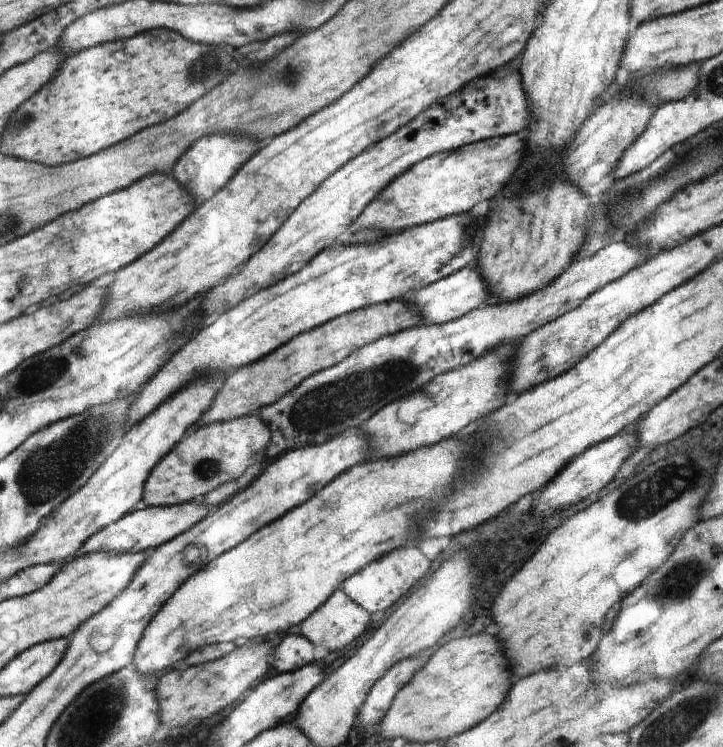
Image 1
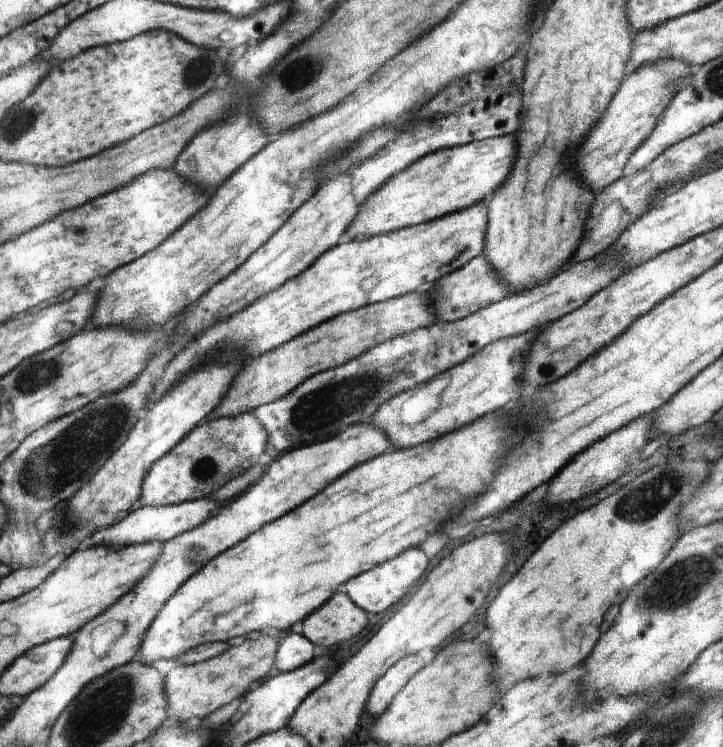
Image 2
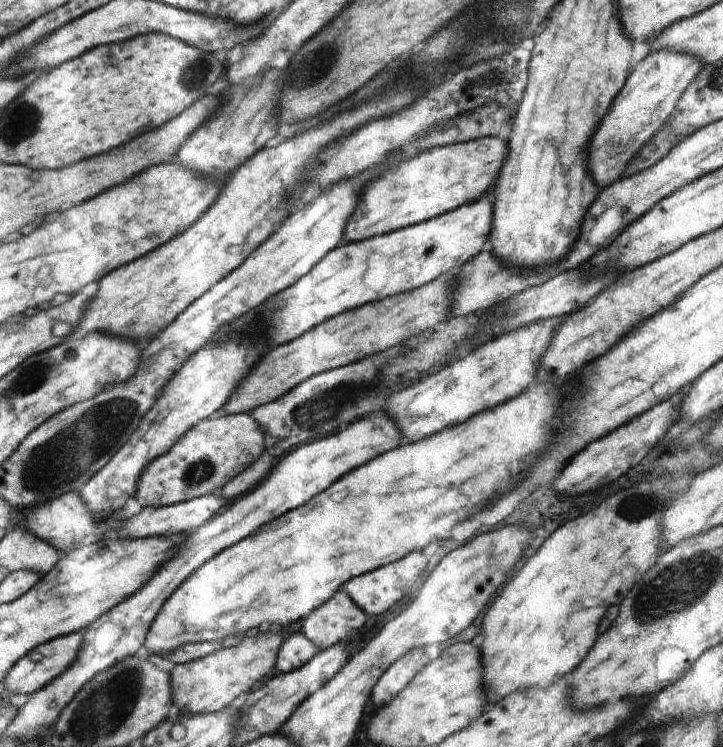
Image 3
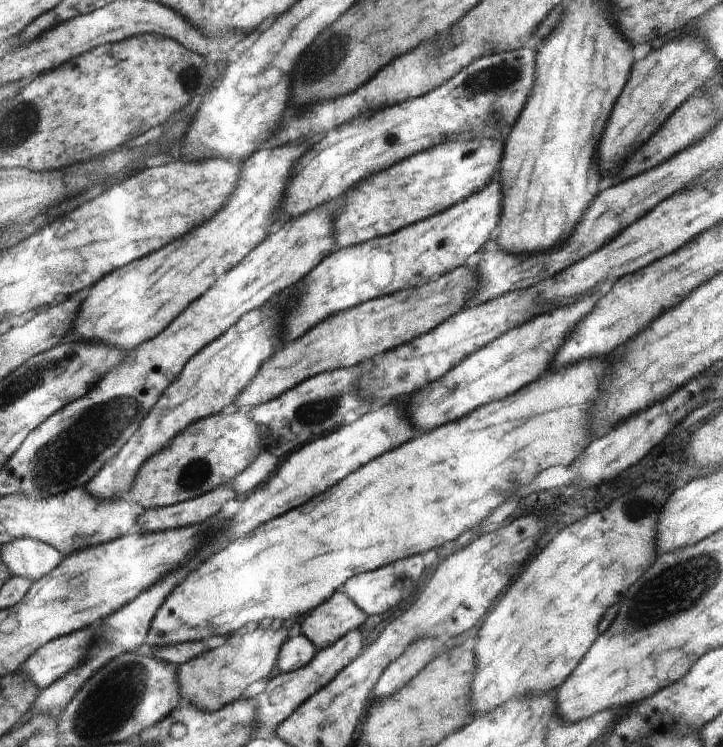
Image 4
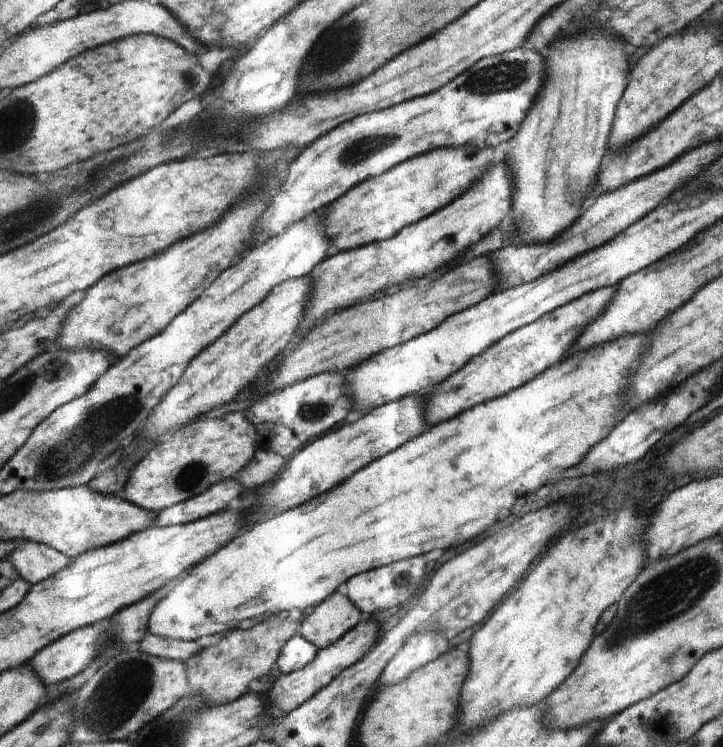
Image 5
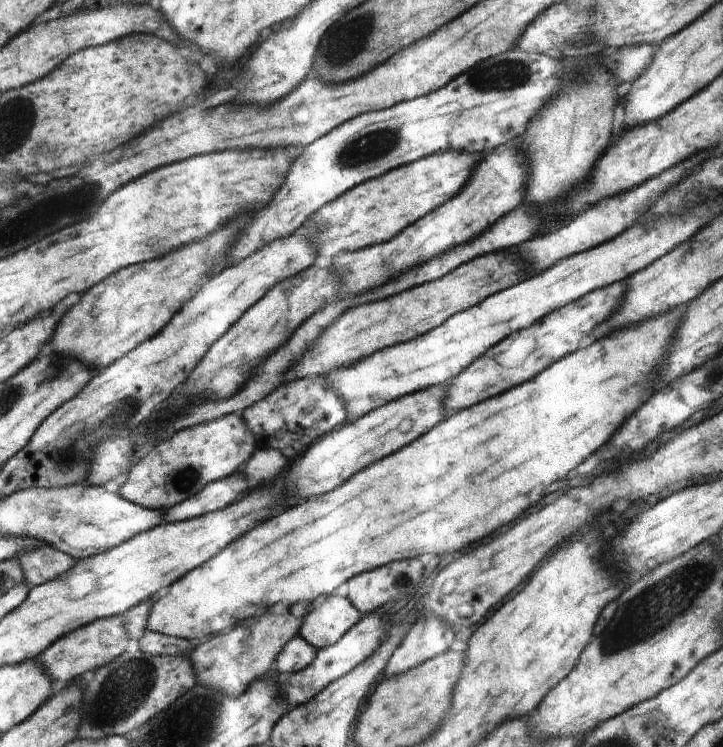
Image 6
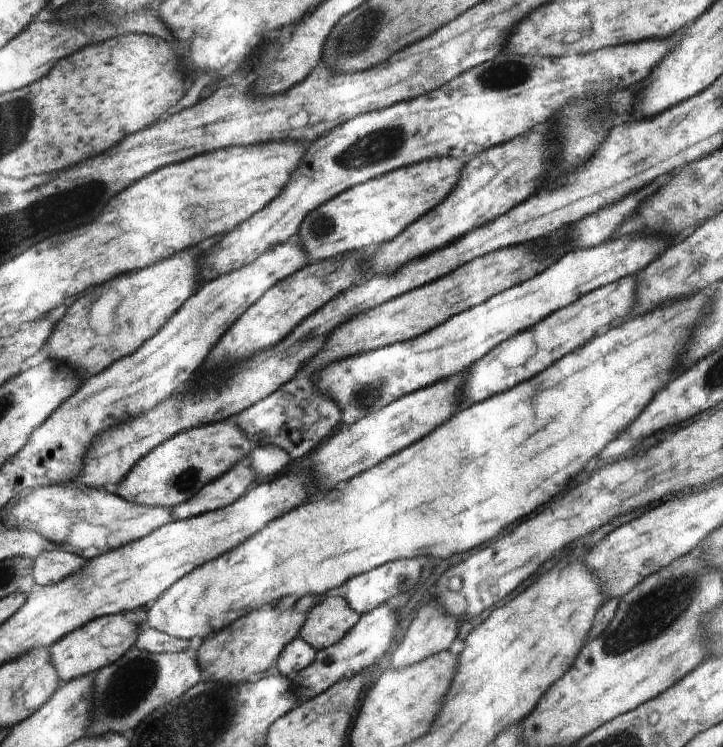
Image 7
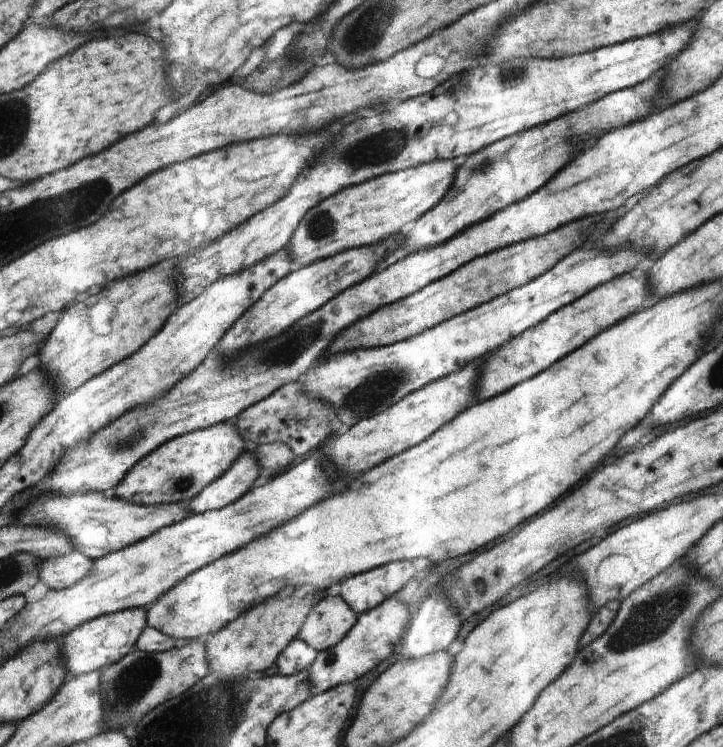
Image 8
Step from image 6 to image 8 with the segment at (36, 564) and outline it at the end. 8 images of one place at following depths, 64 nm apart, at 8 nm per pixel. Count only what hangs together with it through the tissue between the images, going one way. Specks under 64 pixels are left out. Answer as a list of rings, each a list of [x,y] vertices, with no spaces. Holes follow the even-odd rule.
[[[78,551],[53,556],[41,561],[40,579],[52,590],[67,589],[95,569],[95,560]]]

